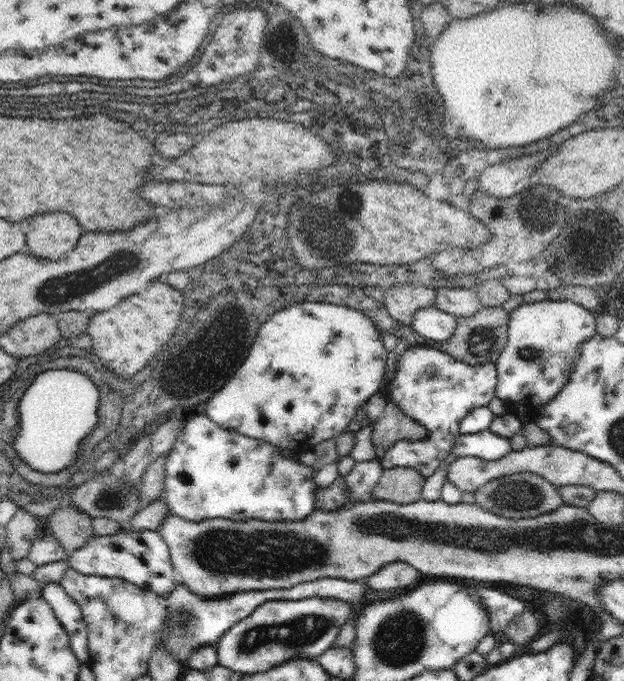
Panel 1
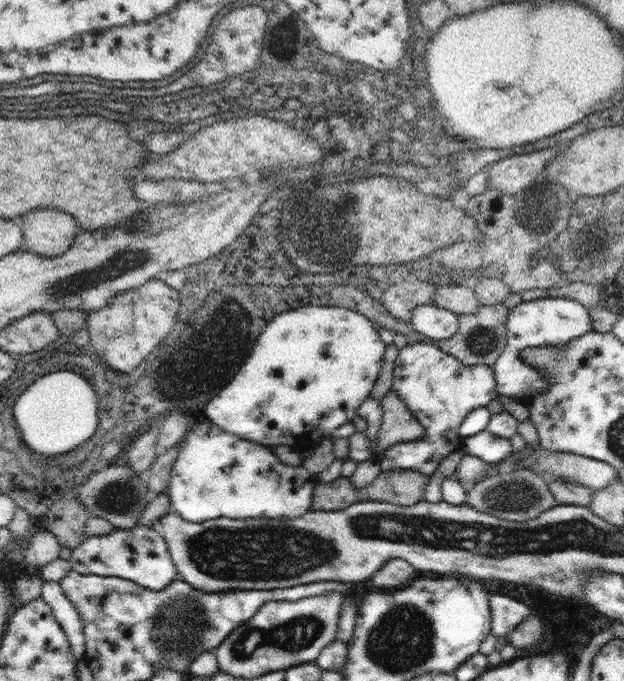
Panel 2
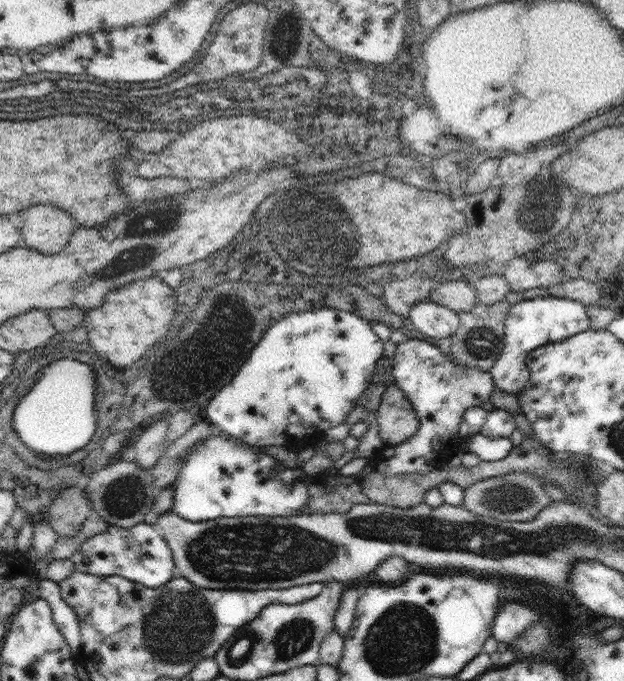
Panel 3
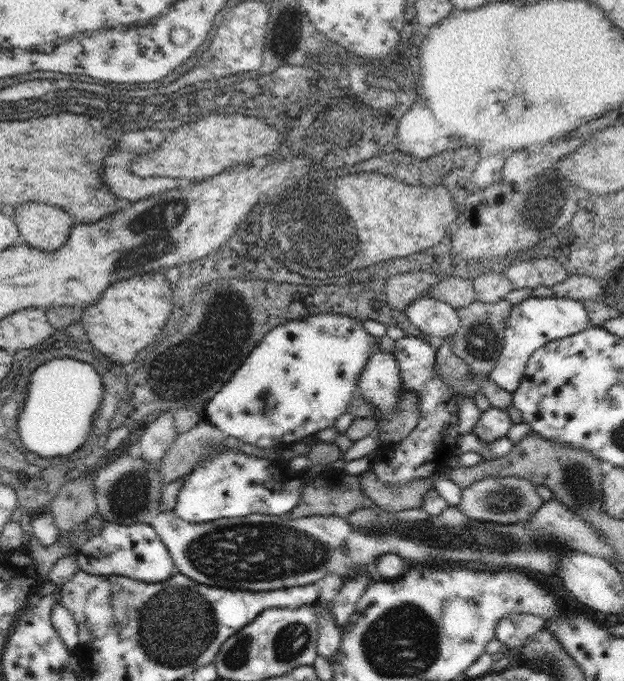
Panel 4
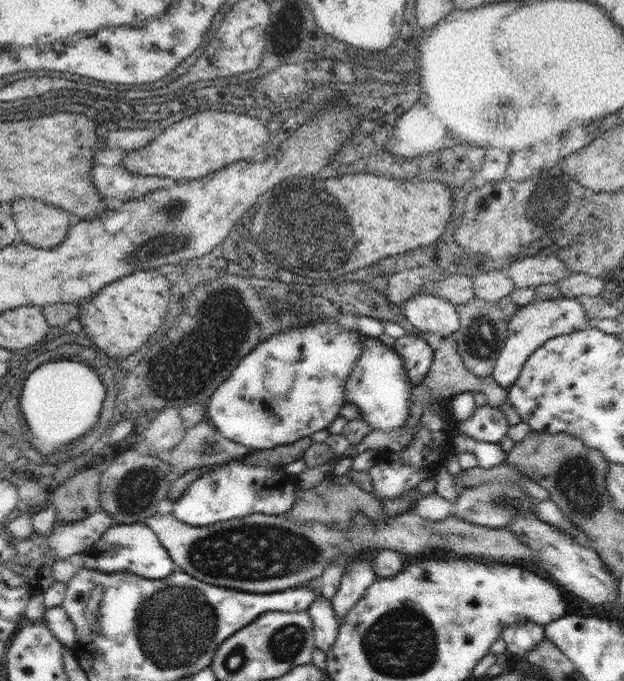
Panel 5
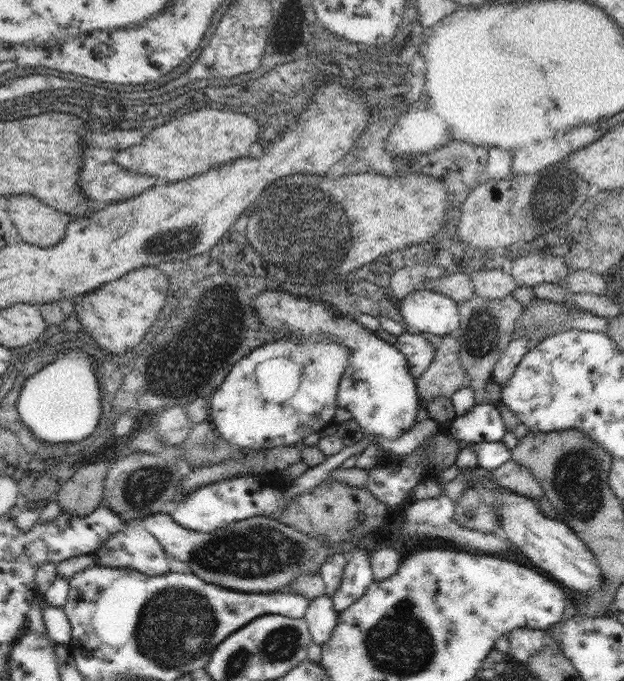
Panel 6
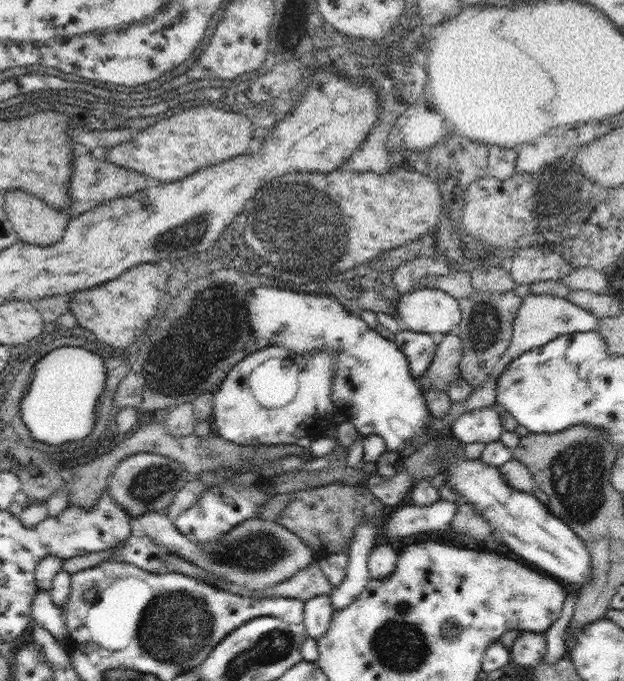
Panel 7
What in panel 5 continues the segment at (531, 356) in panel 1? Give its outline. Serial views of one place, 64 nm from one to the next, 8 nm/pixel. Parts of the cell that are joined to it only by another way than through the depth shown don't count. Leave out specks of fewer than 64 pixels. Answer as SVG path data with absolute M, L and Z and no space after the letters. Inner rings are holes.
M559 298L559 300L535 300L527 306L517 306L517 314L513 314L509 318L507 324L507 340L501 346L495 364L493 364L493 380L495 384L503 386L505 390L517 380L525 360L529 358L529 354L533 350L537 350L541 344L545 344L545 340L561 336L561 334L571 334L575 330L585 328L585 310L581 308L581 304L575 298Z

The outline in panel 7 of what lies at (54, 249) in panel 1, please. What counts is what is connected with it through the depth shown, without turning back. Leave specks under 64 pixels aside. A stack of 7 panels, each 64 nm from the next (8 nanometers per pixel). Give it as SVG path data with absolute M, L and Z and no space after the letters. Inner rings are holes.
M7 192L3 210L21 242L47 248L67 230L67 212L55 210L29 192Z

